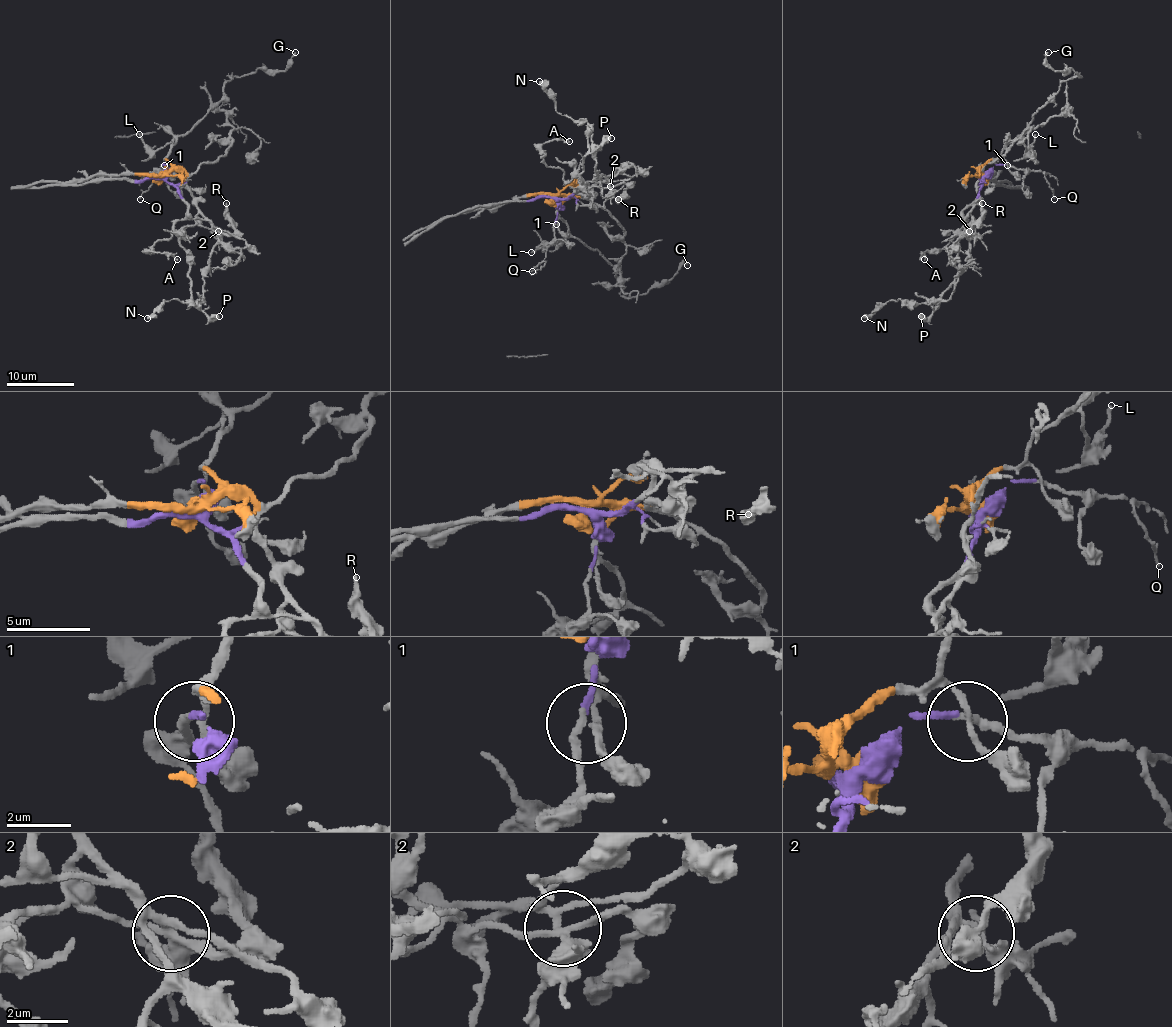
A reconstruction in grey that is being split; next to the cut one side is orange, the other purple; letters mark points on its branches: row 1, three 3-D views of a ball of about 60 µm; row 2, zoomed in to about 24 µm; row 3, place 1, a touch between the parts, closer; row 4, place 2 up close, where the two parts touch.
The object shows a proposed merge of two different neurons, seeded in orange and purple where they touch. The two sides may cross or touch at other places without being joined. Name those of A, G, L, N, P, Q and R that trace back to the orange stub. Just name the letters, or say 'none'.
G, L, R

